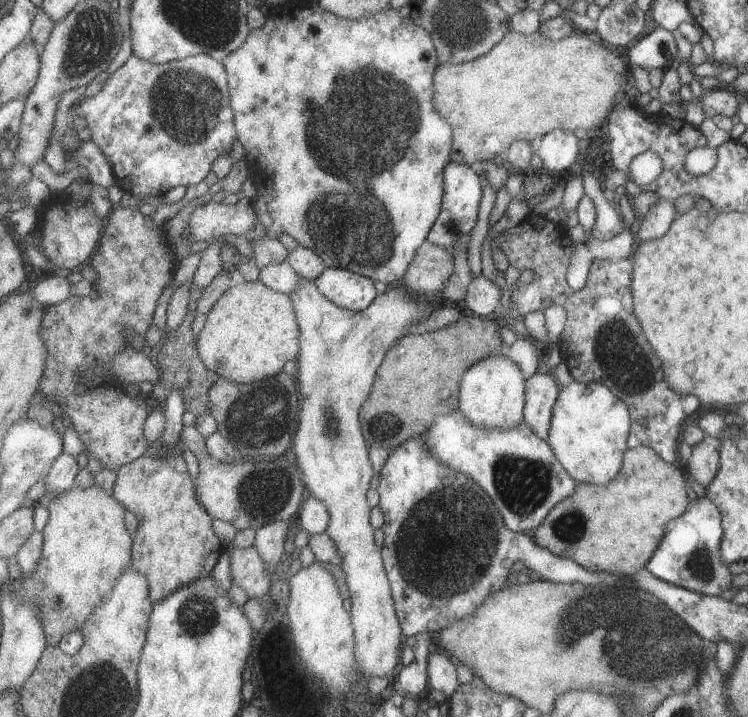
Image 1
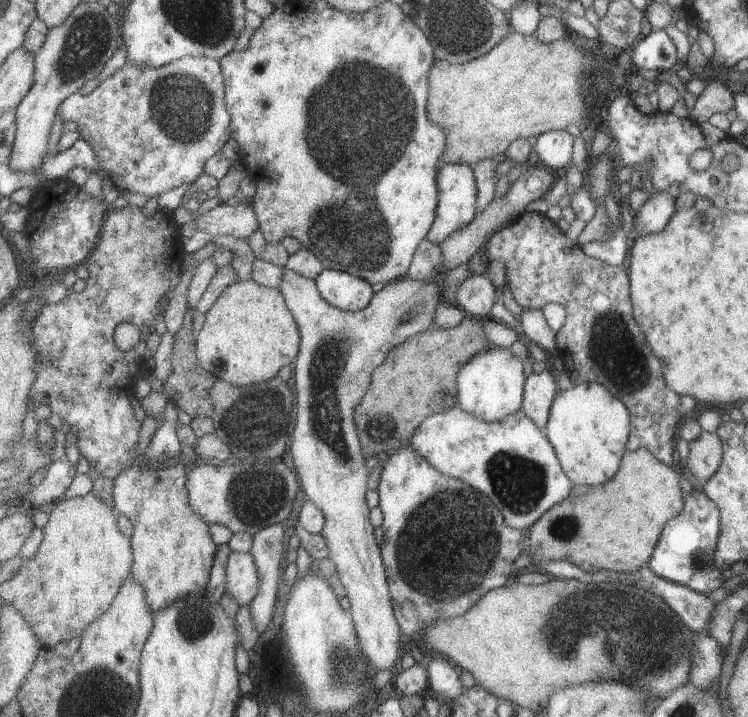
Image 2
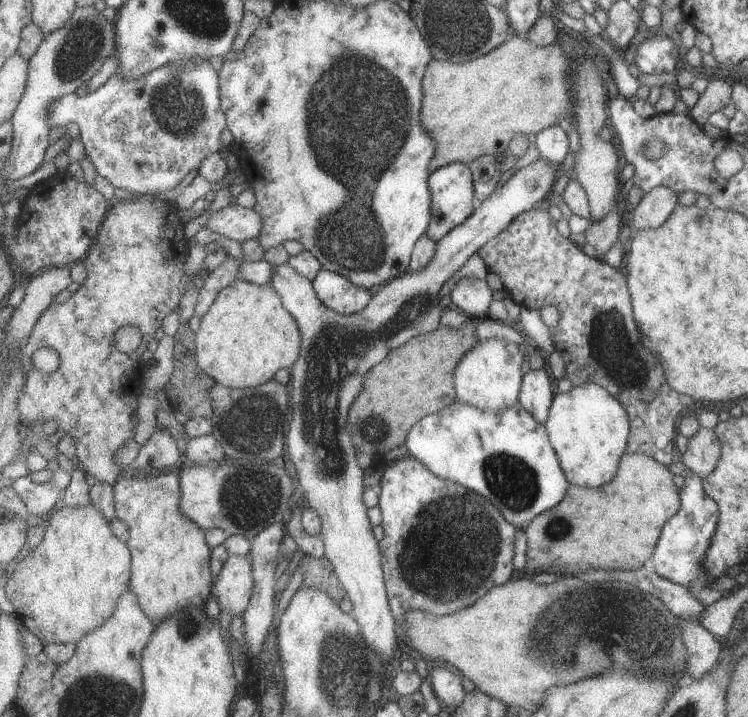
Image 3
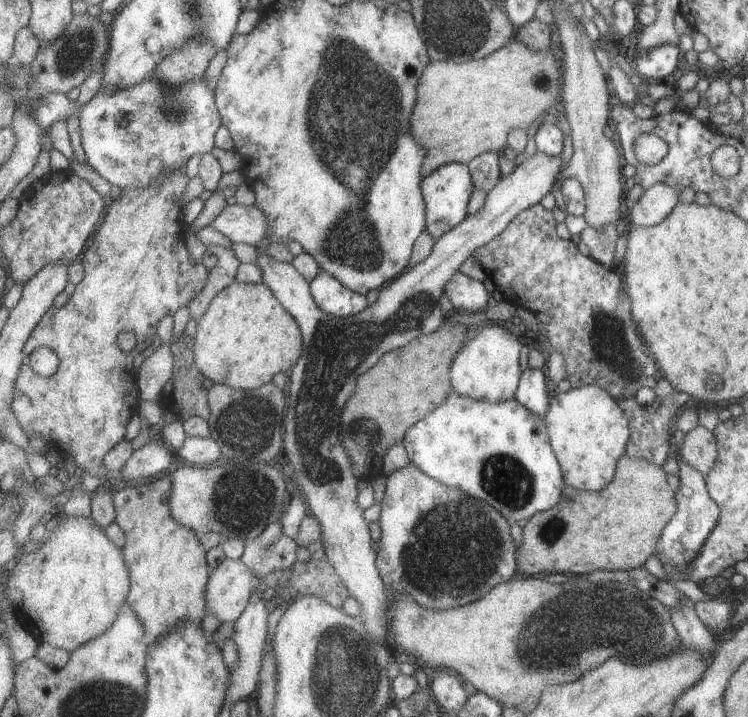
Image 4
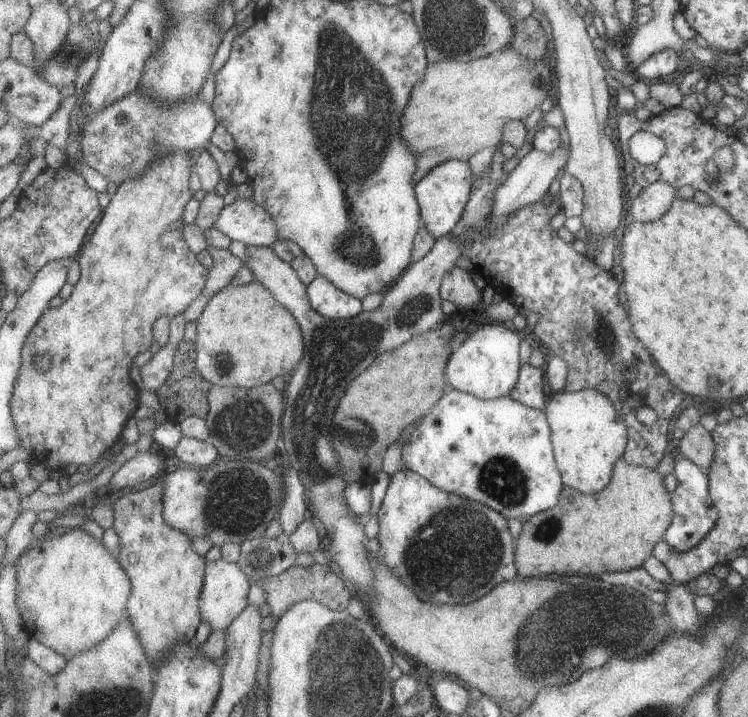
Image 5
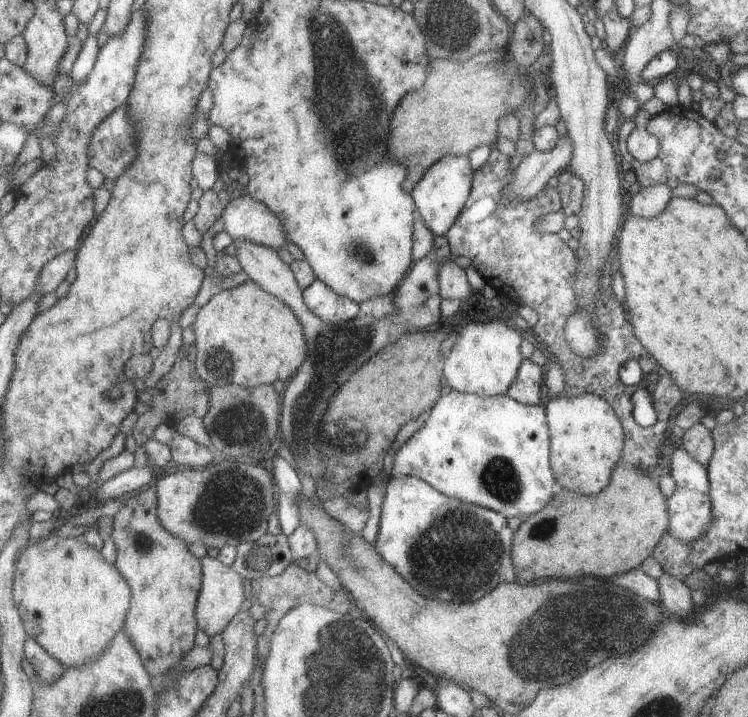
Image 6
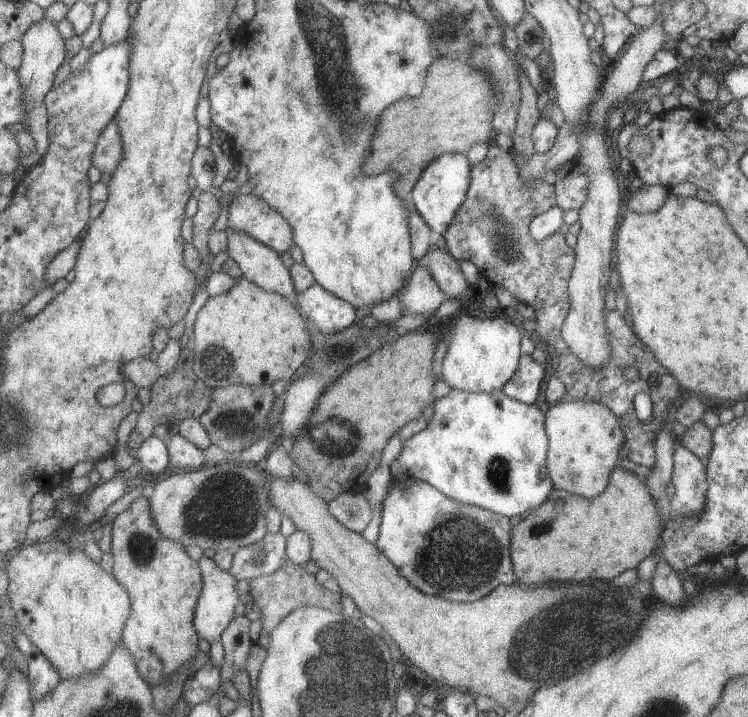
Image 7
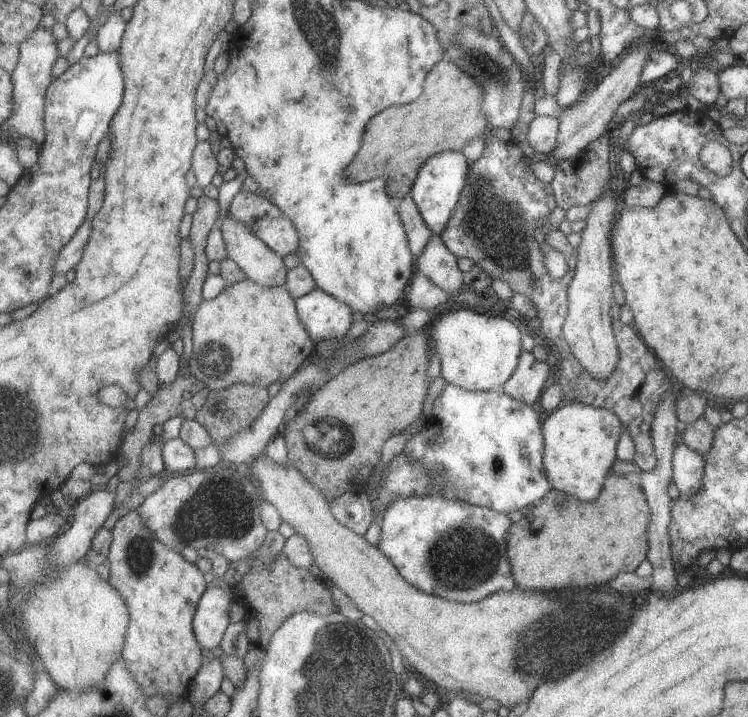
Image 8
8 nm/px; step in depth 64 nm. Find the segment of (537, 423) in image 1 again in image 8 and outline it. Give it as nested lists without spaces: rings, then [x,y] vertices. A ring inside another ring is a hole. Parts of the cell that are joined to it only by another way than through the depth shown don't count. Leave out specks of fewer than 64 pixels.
[[[524,349],[520,353],[519,369],[504,386],[504,392],[519,401],[532,405],[540,398],[548,378],[550,378],[548,360],[538,362],[532,356],[532,352]]]

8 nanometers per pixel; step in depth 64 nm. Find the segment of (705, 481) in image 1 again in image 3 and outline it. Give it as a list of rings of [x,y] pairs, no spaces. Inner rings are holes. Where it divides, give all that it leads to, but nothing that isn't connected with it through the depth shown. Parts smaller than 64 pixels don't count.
[[[700,427],[694,436],[688,439],[683,453],[683,464],[700,478],[706,478],[720,460],[721,444],[713,430]]]

